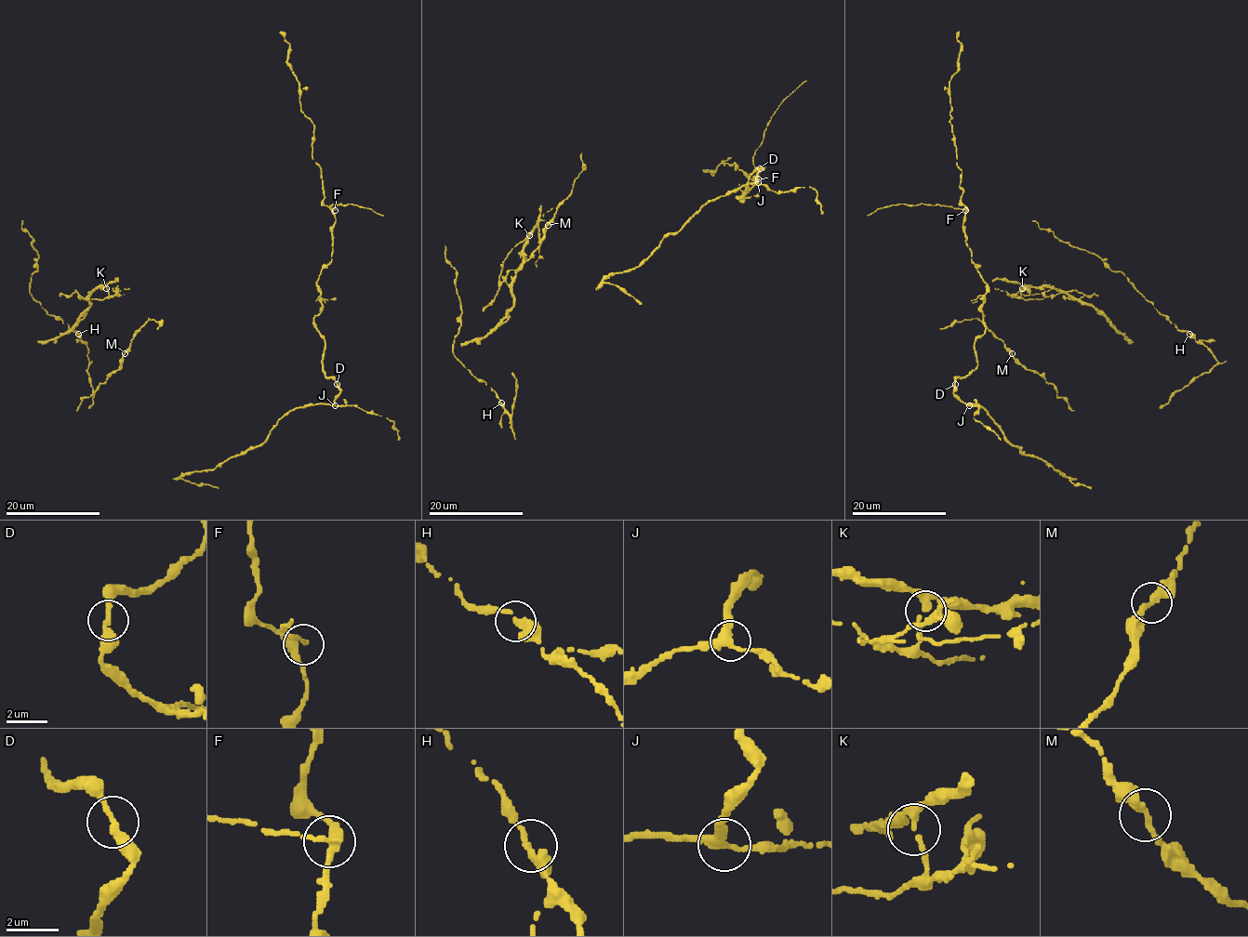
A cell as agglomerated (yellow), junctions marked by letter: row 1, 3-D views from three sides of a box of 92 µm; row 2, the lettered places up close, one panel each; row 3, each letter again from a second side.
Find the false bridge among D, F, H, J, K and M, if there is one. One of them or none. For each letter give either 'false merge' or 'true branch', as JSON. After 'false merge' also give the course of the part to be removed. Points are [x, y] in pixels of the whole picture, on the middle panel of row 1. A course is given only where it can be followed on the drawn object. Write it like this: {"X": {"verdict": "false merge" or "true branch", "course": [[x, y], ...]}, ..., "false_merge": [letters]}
{"D": {"verdict": "true branch"}, "F": {"verdict": "true branch"}, "H": {"verdict": "true branch"}, "J": {"verdict": "true branch"}, "K": {"verdict": "false merge", "course": [[529, 235], [512, 248], [502, 263], [499, 289], [482, 310]]}, "M": {"verdict": "true branch"}, "false_merge": ["K"]}

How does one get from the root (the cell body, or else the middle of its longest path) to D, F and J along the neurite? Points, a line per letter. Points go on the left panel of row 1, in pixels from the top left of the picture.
D: (173, 478), (212, 470), (226, 459), (259, 446), (289, 411), (309, 404), (332, 404), (340, 393), (337, 384)
F: (173, 478), (259, 446), (289, 411), (332, 404), (340, 393), (323, 370), (325, 339), (313, 321), (335, 210)
J: (173, 478), (212, 470), (226, 459), (259, 446), (277, 422), (297, 407), (335, 405)

